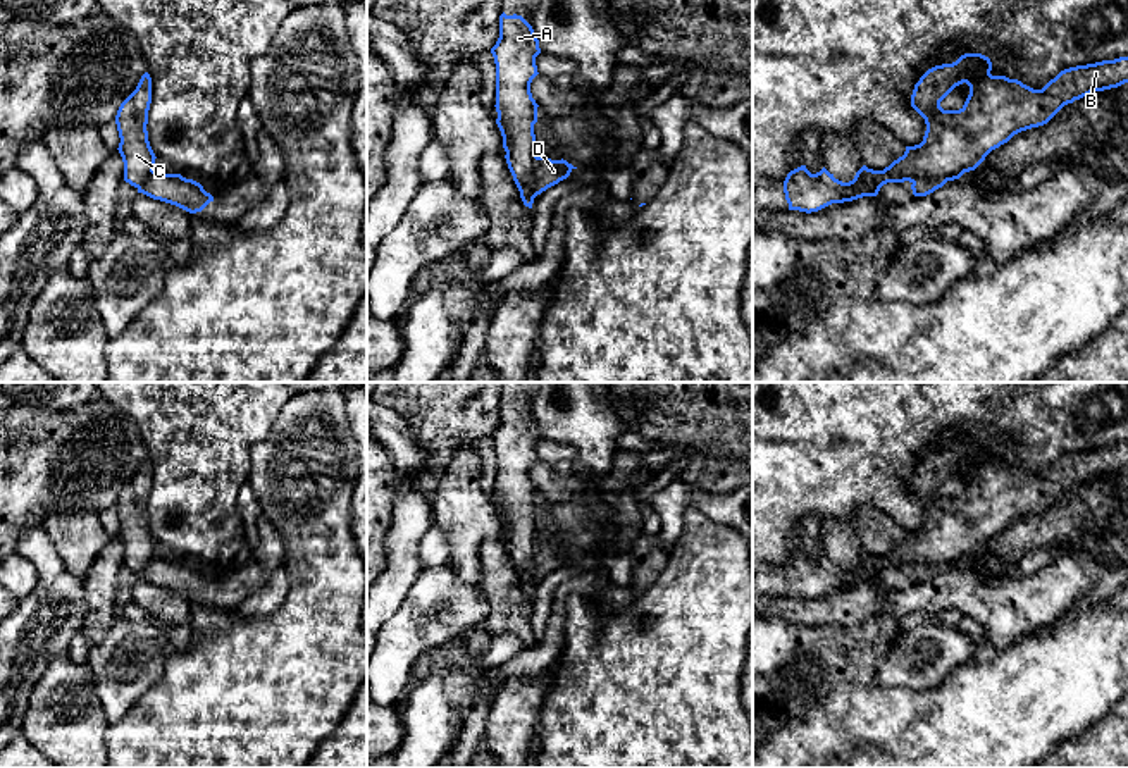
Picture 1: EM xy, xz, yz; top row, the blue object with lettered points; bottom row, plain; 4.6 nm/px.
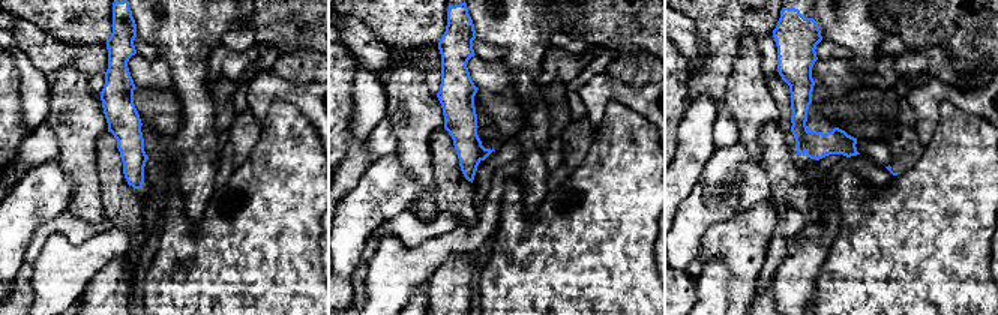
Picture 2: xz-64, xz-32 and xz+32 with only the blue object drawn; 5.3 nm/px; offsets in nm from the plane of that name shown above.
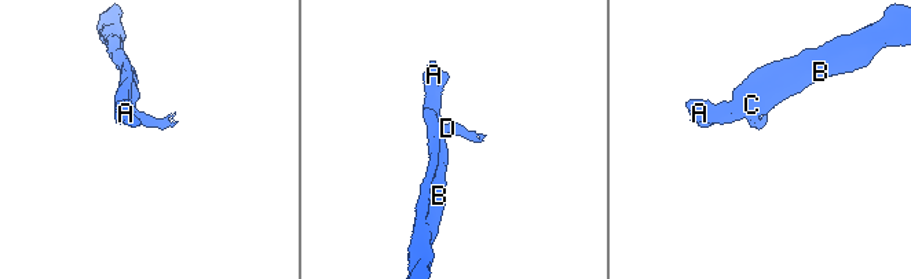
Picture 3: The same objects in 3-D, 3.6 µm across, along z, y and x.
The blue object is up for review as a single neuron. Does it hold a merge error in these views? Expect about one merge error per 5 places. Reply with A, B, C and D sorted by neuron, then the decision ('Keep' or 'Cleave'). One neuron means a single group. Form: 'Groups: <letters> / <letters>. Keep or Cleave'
Groups: A B C / D. Cleave

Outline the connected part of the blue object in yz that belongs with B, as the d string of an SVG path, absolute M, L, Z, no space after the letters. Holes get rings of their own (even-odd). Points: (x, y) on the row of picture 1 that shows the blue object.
M964 53L952 64L928 69L914 84L911 95L911 107L927 124L923 141L906 146L904 155L883 170L863 165L849 183L835 179L825 167L816 174L811 174L806 165L790 170L784 181L789 210L811 214L832 203L877 196L887 183L913 183L923 177L959 179L964 172L975 170L992 150L1007 143L1014 134L1047 124L1064 105L1092 91L1104 91L1128 83L1128 57L1064 69L1042 90L1033 90L1006 76L992 76L990 71L992 62L982 53ZM963 83L970 86L964 105L959 110L944 110L940 102Z

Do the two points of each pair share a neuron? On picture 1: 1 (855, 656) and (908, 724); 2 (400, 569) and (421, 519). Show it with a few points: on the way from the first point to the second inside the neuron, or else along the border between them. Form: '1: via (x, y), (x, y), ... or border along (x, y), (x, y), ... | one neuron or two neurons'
1: border along (875, 684), (837, 682), (834, 686) | two neurons
2: via (402, 557), (402, 539), (409, 531) | one neuron

